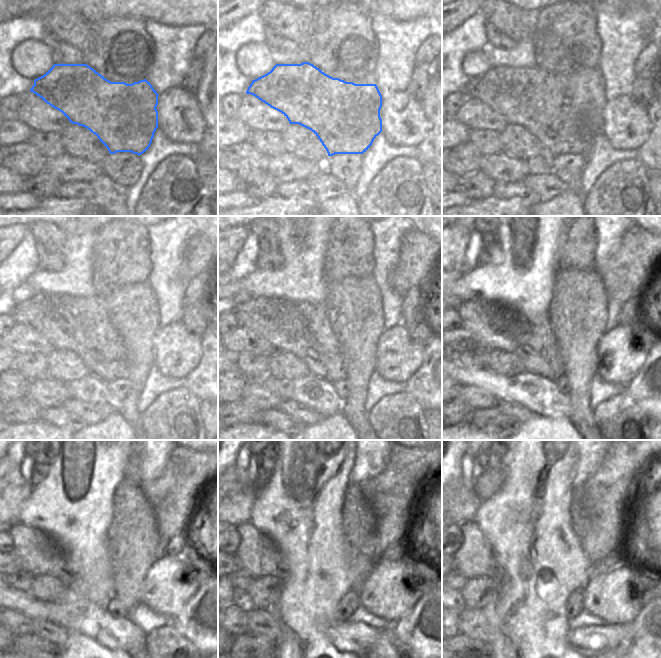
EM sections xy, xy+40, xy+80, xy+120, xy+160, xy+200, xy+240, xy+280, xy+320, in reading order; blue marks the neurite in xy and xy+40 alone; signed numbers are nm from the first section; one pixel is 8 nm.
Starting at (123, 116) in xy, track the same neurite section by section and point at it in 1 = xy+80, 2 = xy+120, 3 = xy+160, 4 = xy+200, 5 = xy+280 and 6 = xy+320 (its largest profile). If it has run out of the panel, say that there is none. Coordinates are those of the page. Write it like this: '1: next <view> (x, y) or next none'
1: next xy+80 (534, 98)
2: next xy+120 (83, 325)
3: next xy+160 (304, 329)
4: next xy+200 (494, 325)
5: next xy+280 (257, 554)
6: next xy+320 (475, 557)

